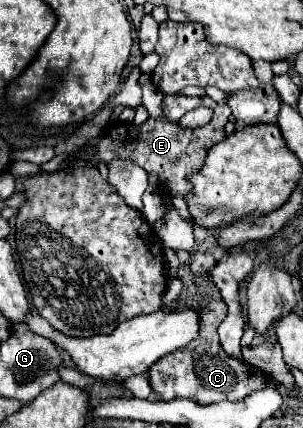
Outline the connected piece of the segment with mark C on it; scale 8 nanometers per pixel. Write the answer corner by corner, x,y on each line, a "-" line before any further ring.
207,299
205,303
199,305
199,313
201,313
199,337
193,339
187,347
183,347
183,351
175,351
175,355
167,355
159,363
155,363
155,367
151,367
149,379
153,391
165,401
183,397
201,405
245,399
251,391
259,389
265,383
265,375
245,361
231,359
221,349
217,339
217,327
227,315
227,305
223,301

